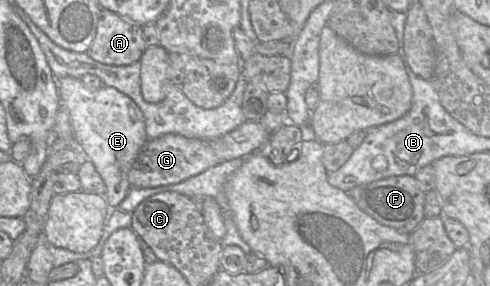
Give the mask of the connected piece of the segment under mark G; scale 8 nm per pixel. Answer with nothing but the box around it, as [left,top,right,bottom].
[128,122,270,188]

